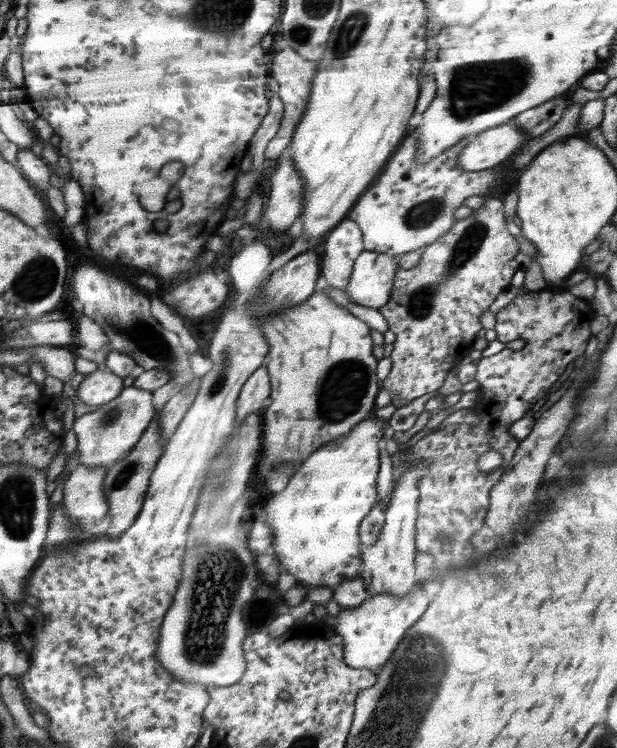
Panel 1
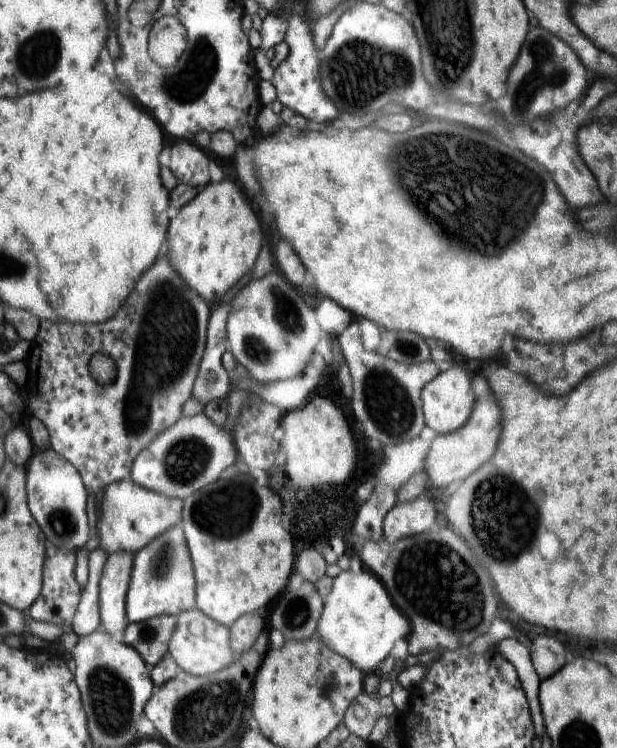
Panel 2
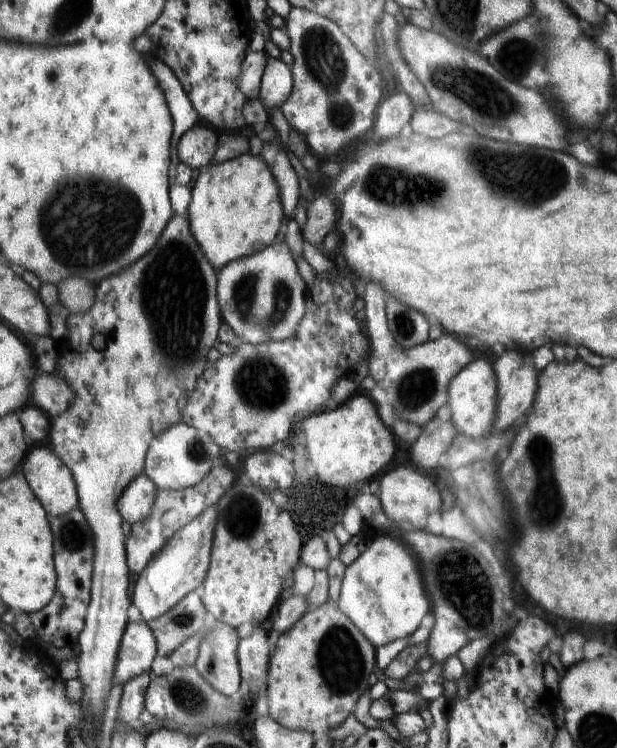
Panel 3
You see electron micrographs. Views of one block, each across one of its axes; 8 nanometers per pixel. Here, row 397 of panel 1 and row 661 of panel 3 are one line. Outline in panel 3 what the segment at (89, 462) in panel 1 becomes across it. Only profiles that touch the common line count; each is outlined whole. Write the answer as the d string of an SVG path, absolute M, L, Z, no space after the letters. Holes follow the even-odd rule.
M142 619L140 622L127 623L120 640L112 688L116 685L124 688L134 676L150 673L150 666L156 654L156 638L148 623Z

